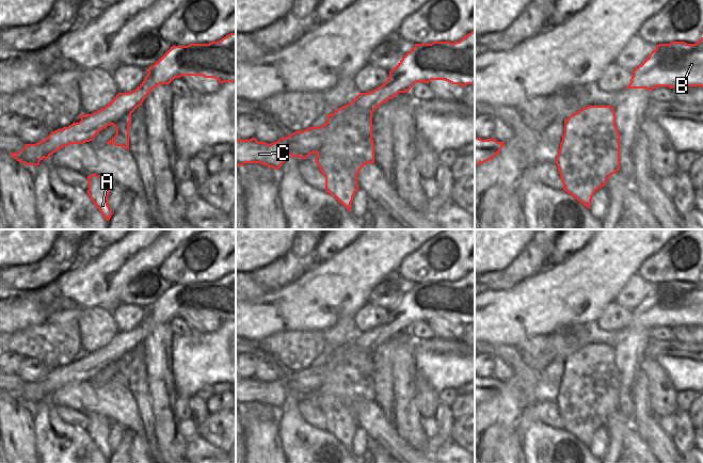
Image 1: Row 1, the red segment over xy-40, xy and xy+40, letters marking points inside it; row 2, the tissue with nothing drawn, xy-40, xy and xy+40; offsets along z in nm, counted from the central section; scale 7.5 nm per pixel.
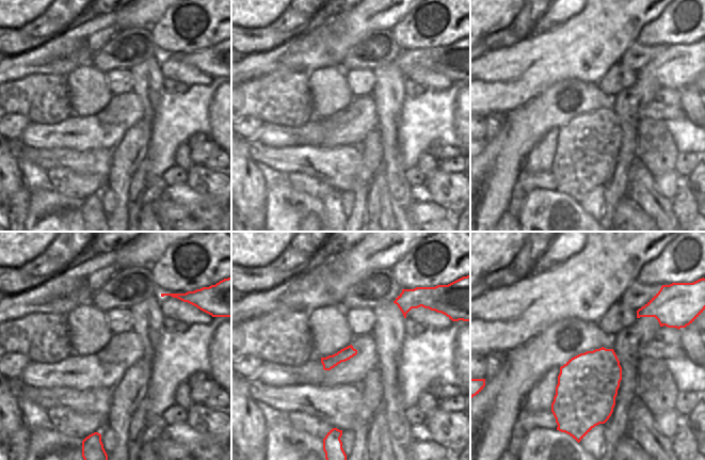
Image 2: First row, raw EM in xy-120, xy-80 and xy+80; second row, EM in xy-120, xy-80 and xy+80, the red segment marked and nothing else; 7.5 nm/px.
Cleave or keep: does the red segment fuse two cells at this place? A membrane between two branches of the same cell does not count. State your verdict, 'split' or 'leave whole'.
split

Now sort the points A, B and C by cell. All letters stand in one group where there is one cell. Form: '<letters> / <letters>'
A / B C

